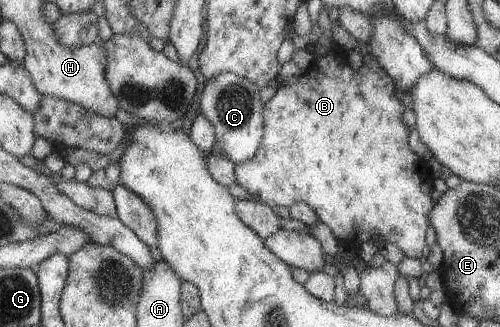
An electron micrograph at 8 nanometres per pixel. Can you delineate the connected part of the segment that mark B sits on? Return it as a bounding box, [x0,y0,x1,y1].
[234,47,433,259]

